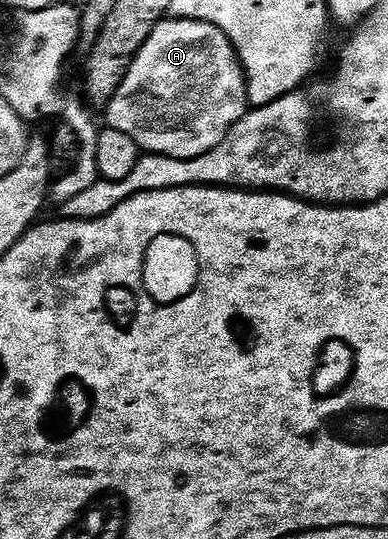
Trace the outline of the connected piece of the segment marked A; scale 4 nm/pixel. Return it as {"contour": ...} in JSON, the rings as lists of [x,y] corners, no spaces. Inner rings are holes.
{"contour":[[[164,17],[163,21],[157,24],[157,28],[153,28],[149,40],[145,40],[145,44],[137,52],[137,56],[133,60],[133,64],[121,84],[121,88],[117,88],[117,96],[113,96],[113,100],[106,106],[106,125],[117,132],[125,132],[125,136],[133,136],[133,140],[139,145],[140,151],[149,154],[160,154],[161,156],[176,158],[177,160],[189,160],[190,158],[201,156],[205,152],[217,148],[217,144],[221,144],[221,140],[225,140],[225,136],[233,128],[233,124],[237,124],[237,120],[241,120],[247,115],[249,109],[247,100],[247,71],[244,63],[241,64],[239,62],[242,62],[241,55],[235,51],[233,44],[225,36],[225,32],[221,32],[221,28],[196,18]]]}

